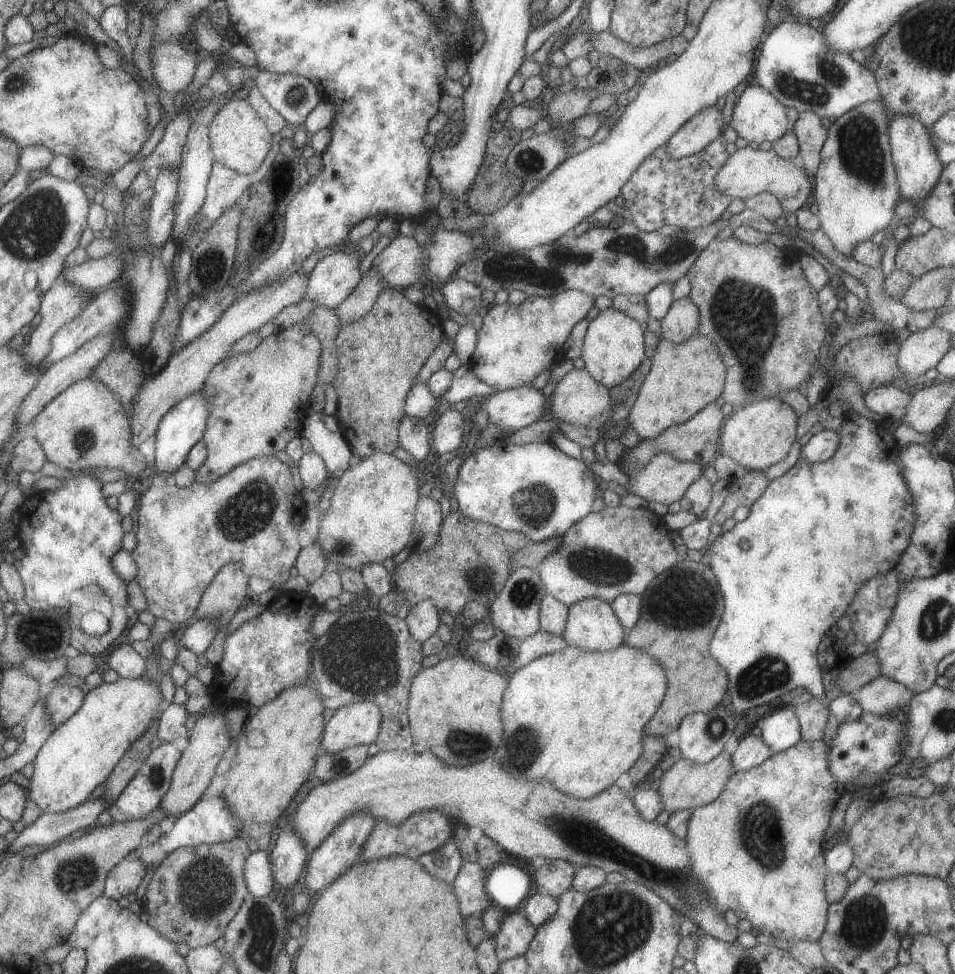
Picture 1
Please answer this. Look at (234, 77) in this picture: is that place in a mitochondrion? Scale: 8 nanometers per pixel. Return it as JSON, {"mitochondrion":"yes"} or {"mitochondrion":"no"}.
{"mitochondrion":"no"}

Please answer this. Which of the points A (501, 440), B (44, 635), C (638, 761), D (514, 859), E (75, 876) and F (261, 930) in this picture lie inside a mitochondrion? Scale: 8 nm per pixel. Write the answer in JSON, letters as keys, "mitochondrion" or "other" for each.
{"A":"other","B":"mitochondrion","C":"other","D":"other","E":"mitochondrion","F":"mitochondrion"}

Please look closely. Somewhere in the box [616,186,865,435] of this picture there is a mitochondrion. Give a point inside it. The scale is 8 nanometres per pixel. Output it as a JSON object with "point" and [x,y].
{"point":[730,304]}

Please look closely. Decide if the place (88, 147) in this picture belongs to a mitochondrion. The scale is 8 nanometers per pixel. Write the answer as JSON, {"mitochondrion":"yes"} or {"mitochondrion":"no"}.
{"mitochondrion":"no"}

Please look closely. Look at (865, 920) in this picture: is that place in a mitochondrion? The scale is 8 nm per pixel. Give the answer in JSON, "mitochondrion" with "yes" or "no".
{"mitochondrion":"yes"}

